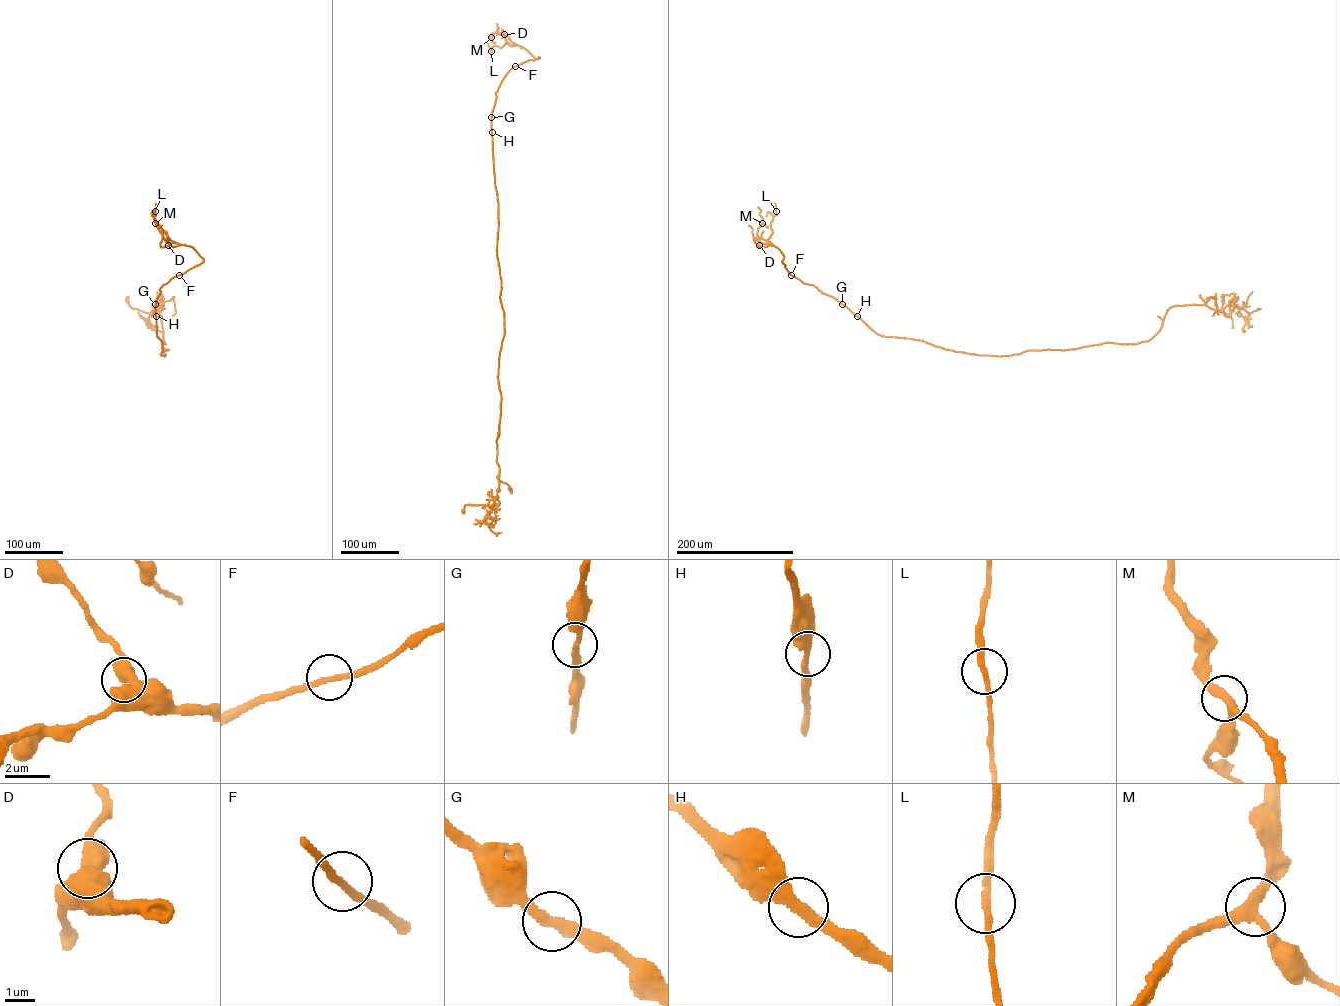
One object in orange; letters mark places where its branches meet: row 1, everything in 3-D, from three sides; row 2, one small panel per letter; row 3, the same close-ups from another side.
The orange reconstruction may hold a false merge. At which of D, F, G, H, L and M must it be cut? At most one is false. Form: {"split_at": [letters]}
{"split_at": []}

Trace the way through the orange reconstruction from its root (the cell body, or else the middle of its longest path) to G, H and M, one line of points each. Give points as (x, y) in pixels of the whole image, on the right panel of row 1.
G: (1235, 300), (1229, 317), (1204, 304), (1171, 306), (1159, 330), (1137, 343), (1001, 356), (882, 336), (842, 304)
H: (1235, 300), (1229, 317), (1204, 304), (1171, 306), (1159, 330), (1137, 343), (1008, 356), (882, 336), (857, 316)
M: (1235, 300), (1229, 317), (1171, 306), (1136, 344), (955, 351), (877, 334), (760, 245), (762, 223)

